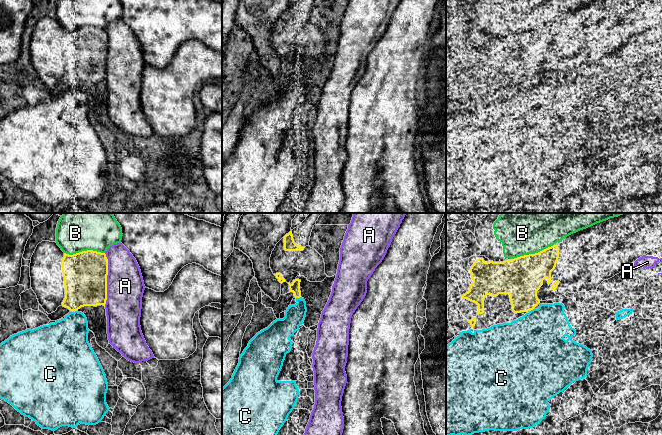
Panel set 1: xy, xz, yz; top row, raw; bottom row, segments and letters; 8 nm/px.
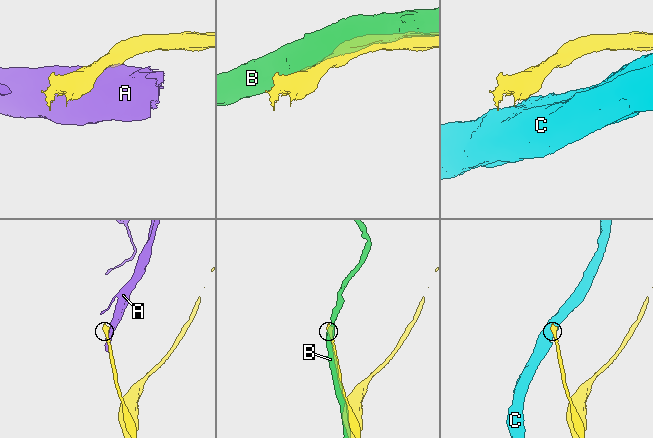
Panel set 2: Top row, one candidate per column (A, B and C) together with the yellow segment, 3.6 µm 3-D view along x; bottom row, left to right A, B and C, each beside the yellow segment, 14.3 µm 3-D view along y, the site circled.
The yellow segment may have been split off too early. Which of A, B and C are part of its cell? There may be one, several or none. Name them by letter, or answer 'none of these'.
none of these

